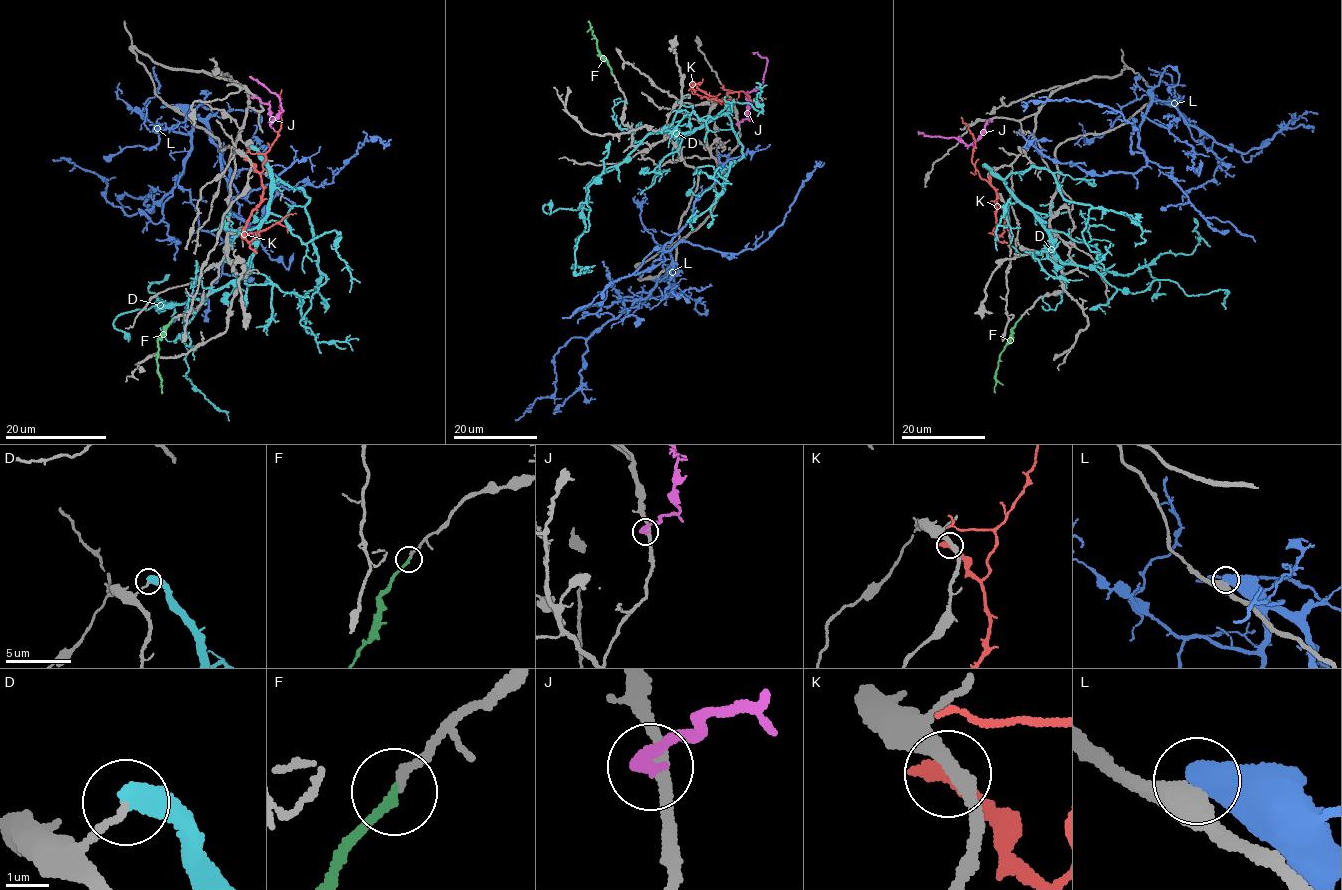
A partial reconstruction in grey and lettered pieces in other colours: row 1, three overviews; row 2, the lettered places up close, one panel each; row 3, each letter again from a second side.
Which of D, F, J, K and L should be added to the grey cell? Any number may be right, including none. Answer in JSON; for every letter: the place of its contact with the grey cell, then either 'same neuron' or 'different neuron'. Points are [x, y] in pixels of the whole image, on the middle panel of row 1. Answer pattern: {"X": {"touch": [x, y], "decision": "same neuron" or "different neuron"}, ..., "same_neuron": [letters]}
{"D": {"touch": [723, 99], "decision": "different neuron"}, "F": {"touch": [612, 74], "decision": "same neuron"}, "J": {"touch": [738, 124], "decision": "different neuron"}, "K": {"touch": [717, 100], "decision": "different neuron"}, "L": {"touch": [651, 278], "decision": "different neuron"}, "same_neuron": ["F"]}

